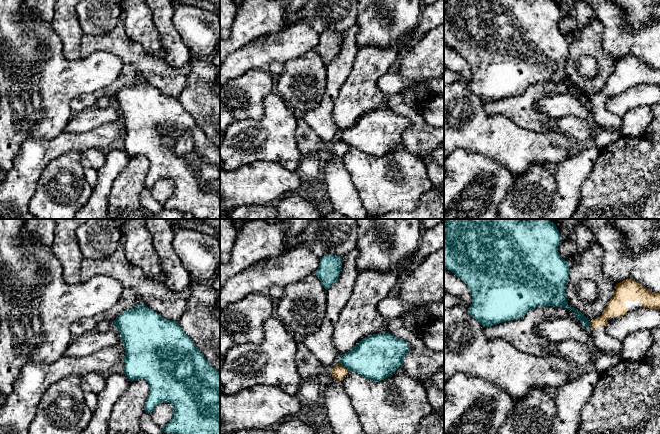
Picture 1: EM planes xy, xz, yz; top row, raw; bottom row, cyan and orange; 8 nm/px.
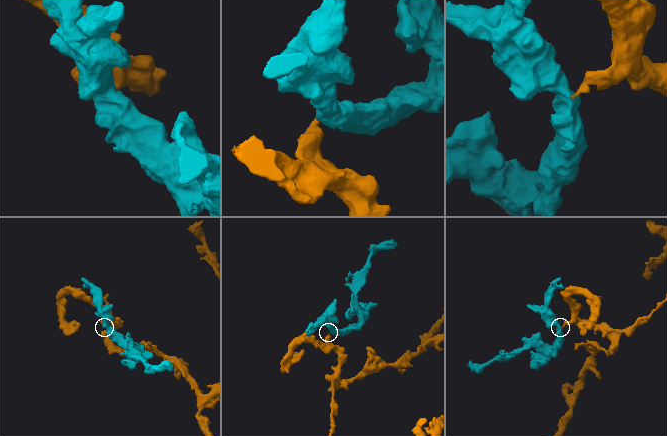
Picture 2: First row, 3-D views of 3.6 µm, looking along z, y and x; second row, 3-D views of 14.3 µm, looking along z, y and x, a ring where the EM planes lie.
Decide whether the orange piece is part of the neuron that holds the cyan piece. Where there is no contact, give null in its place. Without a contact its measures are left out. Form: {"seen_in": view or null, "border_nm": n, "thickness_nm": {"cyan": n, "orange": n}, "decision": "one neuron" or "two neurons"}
{"seen_in": "xz", "border_nm": 40, "thickness_nm": {"cyan": 320, "orange": 110}, "decision": "two neurons"}

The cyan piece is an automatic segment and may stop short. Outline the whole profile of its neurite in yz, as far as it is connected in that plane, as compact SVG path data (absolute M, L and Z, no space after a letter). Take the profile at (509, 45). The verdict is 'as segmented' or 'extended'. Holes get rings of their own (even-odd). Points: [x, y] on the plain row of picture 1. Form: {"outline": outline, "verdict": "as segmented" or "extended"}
{"outline": "M444 0L444 43L460 54L468 63L472 72L472 80L467 85L482 102L494 102L502 98L520 95L531 85L541 82L567 84L573 87L576 94L589 105L589 96L574 83L569 83L566 75L566 61L569 55L569 38L565 37L558 28L561 17L560 9L555 0Z", "verdict": "as segmented"}

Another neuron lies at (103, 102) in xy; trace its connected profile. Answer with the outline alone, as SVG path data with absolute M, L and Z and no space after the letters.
M102 96L101 98L99 98L96 102L95 105L98 108L107 108L108 106L110 106L112 103L114 102L114 98L110 98L107 96Z

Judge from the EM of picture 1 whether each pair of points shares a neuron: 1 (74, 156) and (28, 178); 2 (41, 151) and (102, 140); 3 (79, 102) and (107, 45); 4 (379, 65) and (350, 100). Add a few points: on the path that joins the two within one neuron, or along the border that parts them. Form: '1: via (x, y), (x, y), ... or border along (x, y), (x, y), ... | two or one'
1: border along (60, 156), (52, 159), (44, 168), (33, 193) | two
2: via (56, 147), (68, 141), (87, 140) | one
3: via (100, 92), (111, 90), (127, 74), (127, 60) | one
4: via (370, 71), (363, 78), (359, 91) | one

